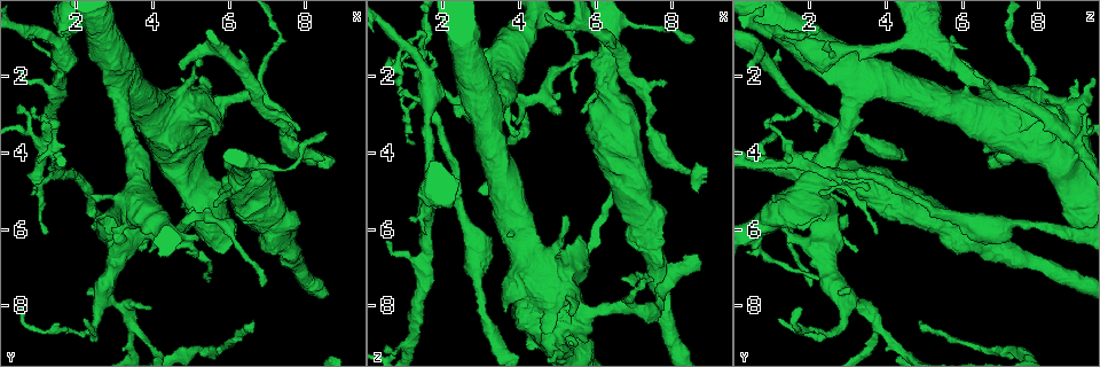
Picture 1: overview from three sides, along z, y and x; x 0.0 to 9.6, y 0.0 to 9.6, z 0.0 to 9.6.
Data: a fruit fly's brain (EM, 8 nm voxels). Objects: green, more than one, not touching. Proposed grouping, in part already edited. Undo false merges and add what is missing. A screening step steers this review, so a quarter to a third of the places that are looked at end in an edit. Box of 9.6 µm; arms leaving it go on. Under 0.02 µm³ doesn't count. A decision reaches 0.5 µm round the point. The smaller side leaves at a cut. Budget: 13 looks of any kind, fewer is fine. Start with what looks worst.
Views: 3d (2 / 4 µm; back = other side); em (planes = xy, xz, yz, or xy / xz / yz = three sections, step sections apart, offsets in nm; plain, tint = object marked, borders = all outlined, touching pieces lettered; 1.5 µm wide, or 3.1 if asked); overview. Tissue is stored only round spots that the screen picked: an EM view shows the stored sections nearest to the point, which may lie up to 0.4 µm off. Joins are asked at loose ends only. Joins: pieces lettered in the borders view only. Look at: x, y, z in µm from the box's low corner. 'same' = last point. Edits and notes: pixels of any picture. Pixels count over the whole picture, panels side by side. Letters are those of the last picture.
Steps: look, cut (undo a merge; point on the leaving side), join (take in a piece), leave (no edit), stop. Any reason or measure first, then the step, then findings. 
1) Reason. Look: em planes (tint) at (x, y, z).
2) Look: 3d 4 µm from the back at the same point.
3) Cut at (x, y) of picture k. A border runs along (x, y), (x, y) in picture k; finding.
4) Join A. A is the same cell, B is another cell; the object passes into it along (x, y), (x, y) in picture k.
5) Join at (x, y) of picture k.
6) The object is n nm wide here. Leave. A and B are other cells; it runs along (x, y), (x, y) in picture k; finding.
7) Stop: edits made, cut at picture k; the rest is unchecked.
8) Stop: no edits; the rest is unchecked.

Free end. Look: em planes (borders) at (8.70, 4.15, 6.85).

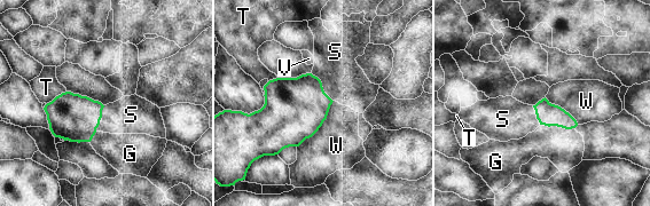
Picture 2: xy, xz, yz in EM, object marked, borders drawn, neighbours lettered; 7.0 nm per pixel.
Join S. S is the same cell, G, T, V and W are other cells; the object passes into it along (295, 109), (321, 86), (343, 80) in picture 2; the cell continues.

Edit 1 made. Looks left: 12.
Tapers out. Look: 3d 2 µm at (7.80, 3.45, 2.20).

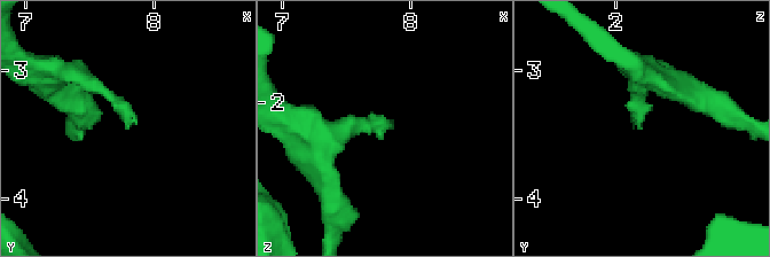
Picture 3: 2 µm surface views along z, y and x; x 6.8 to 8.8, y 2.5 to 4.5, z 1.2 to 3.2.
Look: em yz step 8 (tint) at (7.80, 3.44, 2.20).

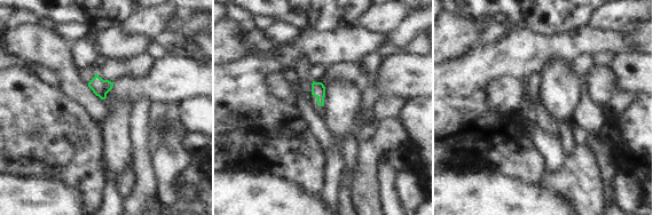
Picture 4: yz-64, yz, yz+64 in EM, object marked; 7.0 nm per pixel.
Another direction. Look: em planes (borders) at the same point.

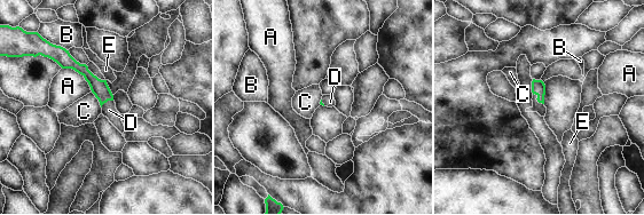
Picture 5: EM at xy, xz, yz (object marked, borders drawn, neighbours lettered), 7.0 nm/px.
Join D. D is the same cell, A, B, C and E are other cells; the cell continues.

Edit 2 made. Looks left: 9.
Abrupt turn. Look: em planes (borders) at (1.05, 0.85, 1.15).

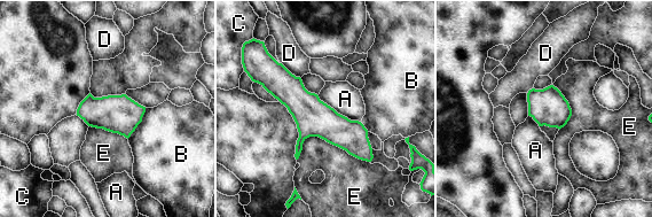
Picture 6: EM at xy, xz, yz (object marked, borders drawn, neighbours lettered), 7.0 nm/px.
The object is 260 nm wide here. Leave. A, B, C, D and E are other cells; it runs along (267, 75), (369, 157) in picture 6; continuous, no second cell.

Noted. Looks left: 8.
Tapers out. Look: em yz step 8 (tint) at (5.65, 5.45, 2.95).

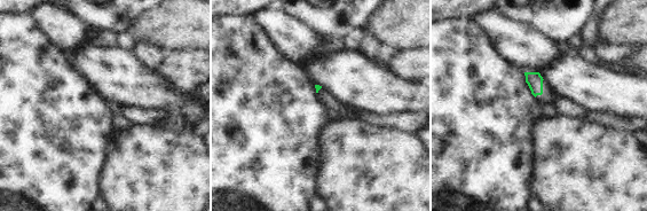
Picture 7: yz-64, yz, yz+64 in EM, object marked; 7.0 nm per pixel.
Another direction. Look: em planes (tint) at the same point.

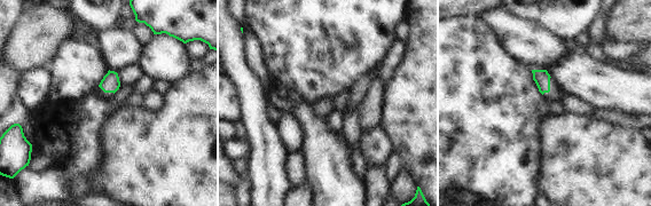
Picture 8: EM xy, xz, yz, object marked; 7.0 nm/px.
See the neighbours. Look: em planes (borders) at the same point.

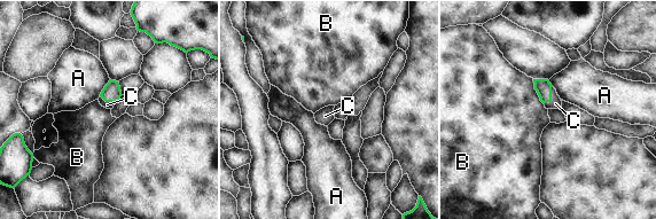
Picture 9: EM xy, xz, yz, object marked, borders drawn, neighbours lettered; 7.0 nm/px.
The object is 110 nm wide here; the longest contact is with B, 200 nm. Join C. C is the same cell, A and B are other cells; the cell continues.

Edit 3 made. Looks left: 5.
See it whole again. Look: overview.

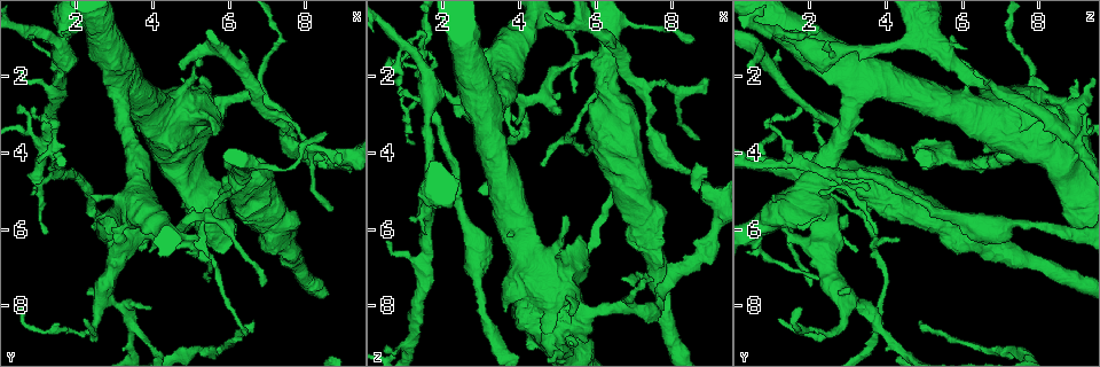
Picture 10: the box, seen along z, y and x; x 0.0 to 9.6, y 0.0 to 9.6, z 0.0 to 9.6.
Look: em xy step 4 (tint) at (4.65, 6.35, 4.35).

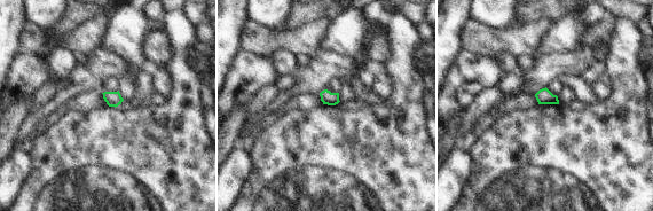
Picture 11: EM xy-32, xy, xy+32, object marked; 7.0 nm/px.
See the neighbours. Look: em xy step 4 (borders) at the same point.

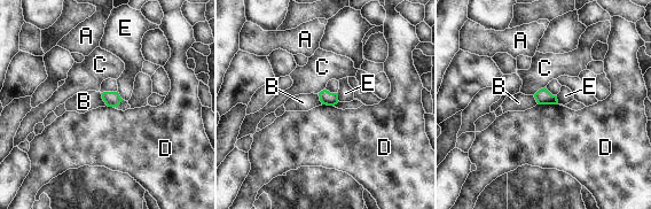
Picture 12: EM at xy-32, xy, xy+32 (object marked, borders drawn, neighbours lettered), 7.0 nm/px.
Leave. A, B, C, D and E are other cells; a border runs along (538, 103), (557, 105) in picture 12; no lettered piece goes on from it.

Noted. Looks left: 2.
Stop: edits made, join at picture 2, join at picture 5, join at picture 9; the rest is unchecked.

